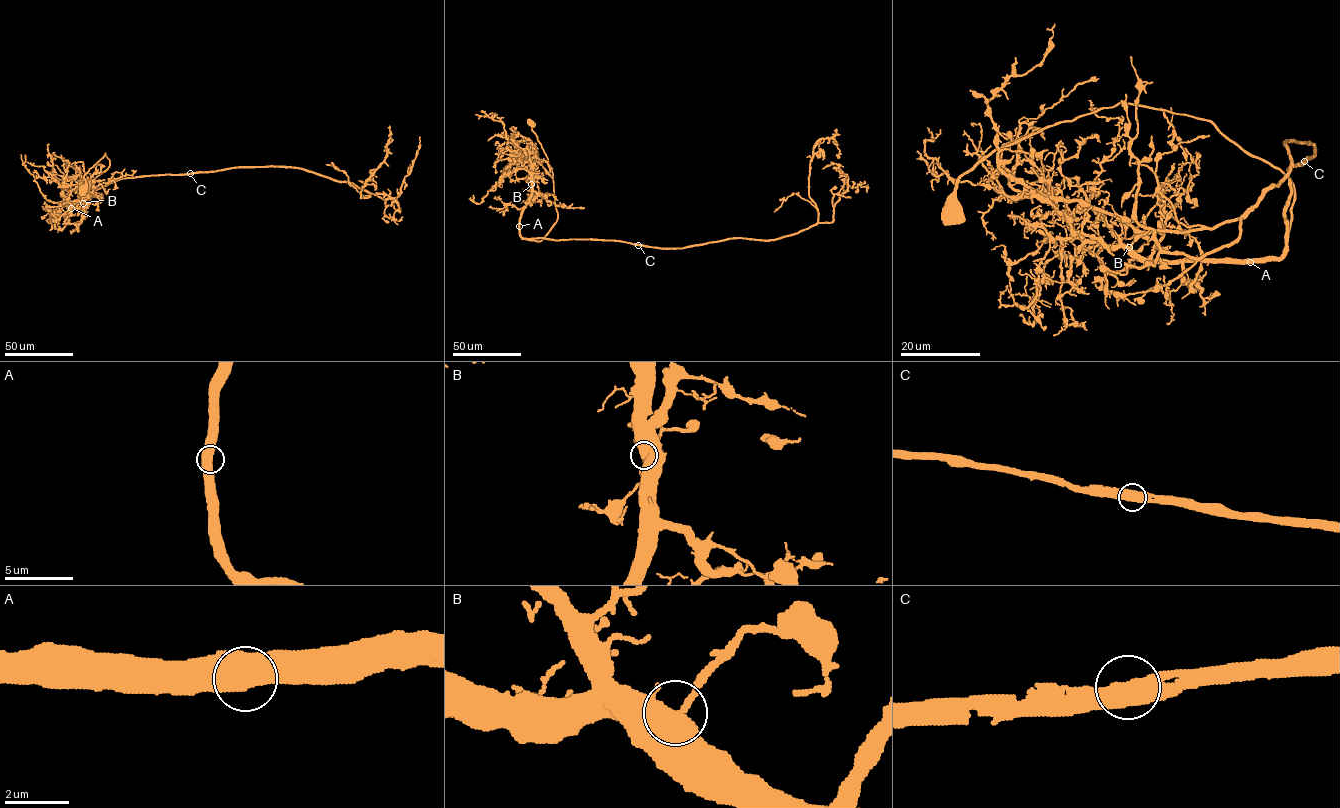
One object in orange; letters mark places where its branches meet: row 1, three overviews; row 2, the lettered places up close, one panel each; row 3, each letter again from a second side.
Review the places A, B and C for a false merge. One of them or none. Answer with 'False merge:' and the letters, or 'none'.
False merge: none

